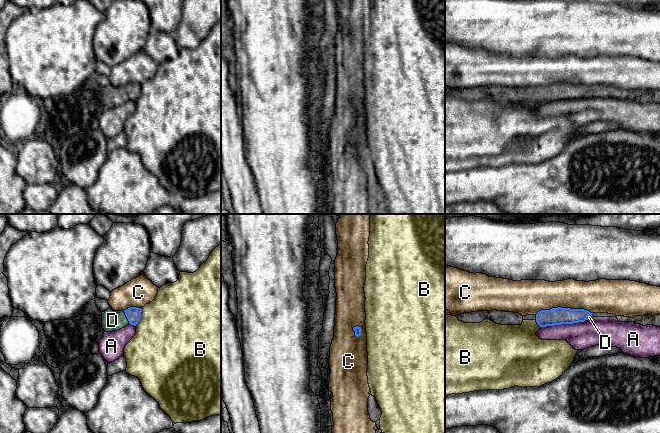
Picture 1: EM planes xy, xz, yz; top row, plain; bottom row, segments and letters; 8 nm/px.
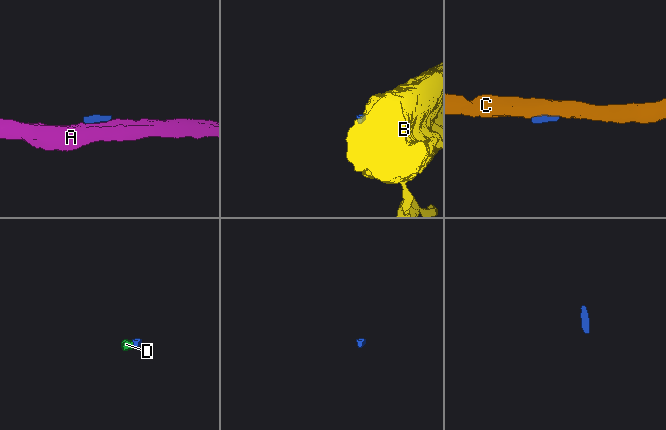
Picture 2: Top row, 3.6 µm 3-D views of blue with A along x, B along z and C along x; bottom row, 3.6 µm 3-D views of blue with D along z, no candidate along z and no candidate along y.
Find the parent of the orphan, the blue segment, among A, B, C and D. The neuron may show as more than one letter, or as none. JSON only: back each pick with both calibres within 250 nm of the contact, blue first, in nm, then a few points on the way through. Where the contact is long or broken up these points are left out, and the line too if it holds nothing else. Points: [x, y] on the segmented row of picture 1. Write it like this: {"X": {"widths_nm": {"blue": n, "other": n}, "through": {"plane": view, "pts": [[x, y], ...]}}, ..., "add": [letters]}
{"D": {"widths_nm": {"blue": 120, "other": 170}, "through": {"plane": "xy", "pts": [[133, 314], [126, 316], [121, 319], [112, 320]]}}, "add": ["D"]}

